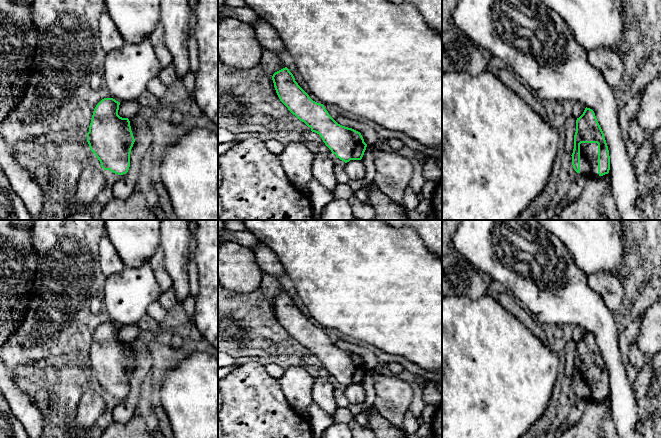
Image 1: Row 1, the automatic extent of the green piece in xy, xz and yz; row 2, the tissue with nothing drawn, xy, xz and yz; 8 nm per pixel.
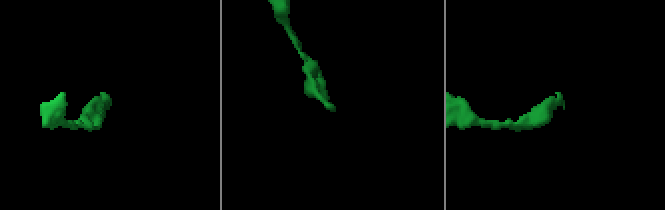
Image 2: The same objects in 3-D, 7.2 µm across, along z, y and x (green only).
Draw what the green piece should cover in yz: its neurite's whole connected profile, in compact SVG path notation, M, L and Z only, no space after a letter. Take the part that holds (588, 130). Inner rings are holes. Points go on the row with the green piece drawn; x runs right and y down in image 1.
M585 108L576 120L572 165L577 173L599 177L609 173L610 156L604 133L595 113Z

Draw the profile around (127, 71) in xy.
M149 38L107 53L103 81L118 102L137 100L149 81L162 71Z

